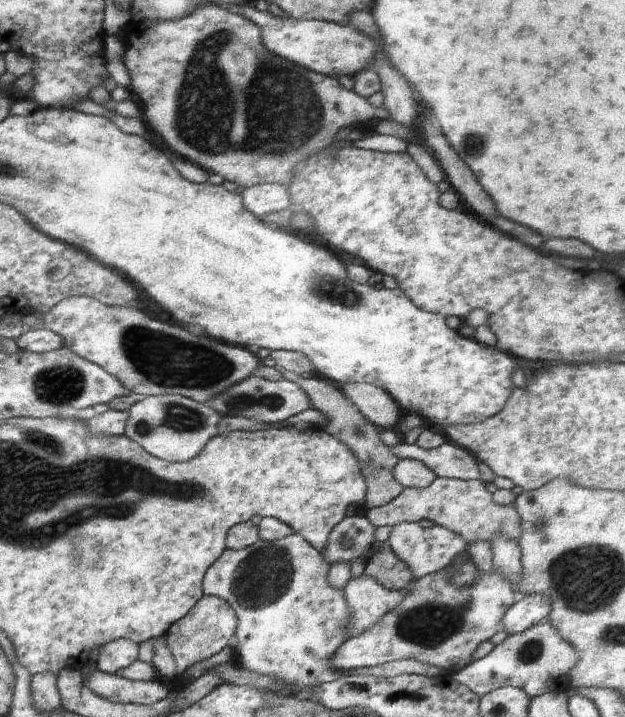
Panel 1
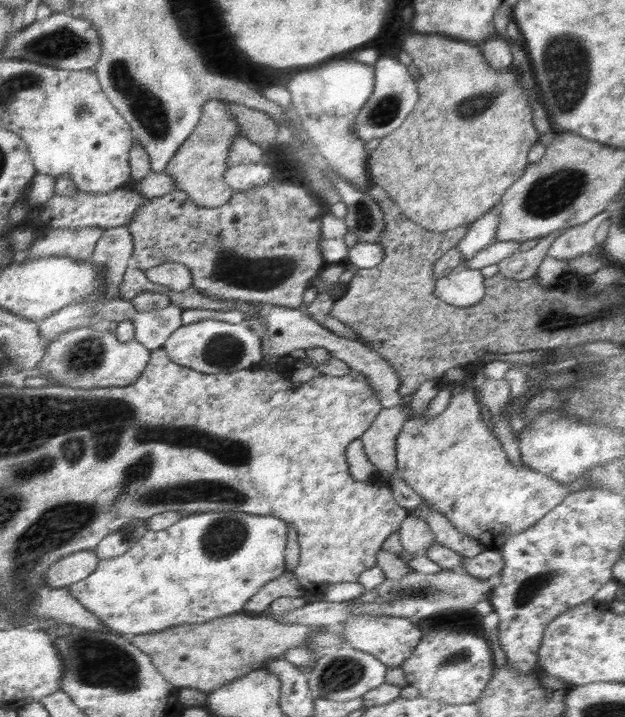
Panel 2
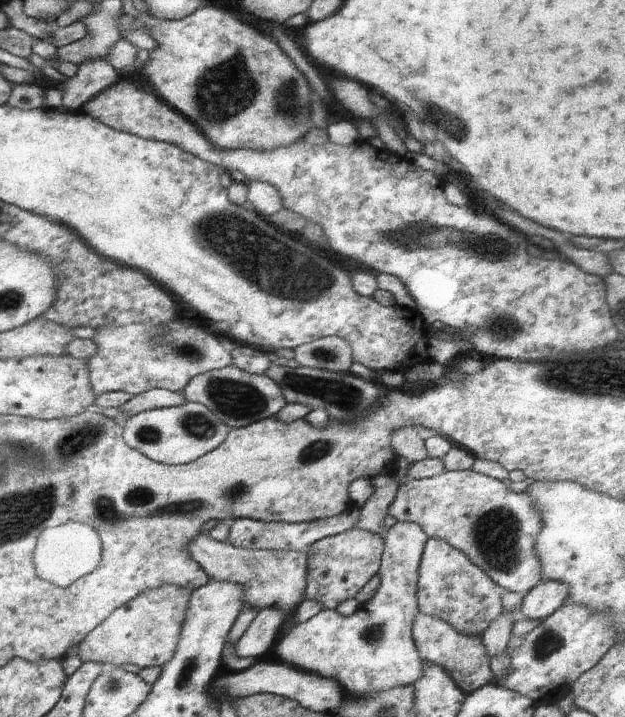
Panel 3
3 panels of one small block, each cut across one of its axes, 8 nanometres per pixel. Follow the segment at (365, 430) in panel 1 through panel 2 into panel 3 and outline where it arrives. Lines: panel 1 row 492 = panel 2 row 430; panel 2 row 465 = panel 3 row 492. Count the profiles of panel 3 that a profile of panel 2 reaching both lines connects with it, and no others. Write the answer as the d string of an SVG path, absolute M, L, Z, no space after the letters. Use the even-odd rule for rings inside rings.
M383 473L371 478L374 494L366 500L366 504L359 510L358 527L379 534L382 538L386 536L382 529L384 519L388 516L388 508L390 508L399 487L397 480L395 476Z

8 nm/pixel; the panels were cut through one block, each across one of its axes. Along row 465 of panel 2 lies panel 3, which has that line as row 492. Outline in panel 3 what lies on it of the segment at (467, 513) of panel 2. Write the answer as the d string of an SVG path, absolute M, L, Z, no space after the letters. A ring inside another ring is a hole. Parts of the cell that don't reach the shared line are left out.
M444 471L438 476L410 479L400 484L388 508L388 515L396 521L418 524L427 538L438 538L460 550L481 568L496 584L508 592L525 594L542 581L542 566L536 554L536 537L542 532L542 518L526 492L510 491L501 480L474 472Z

